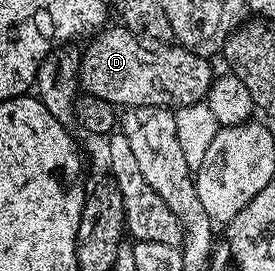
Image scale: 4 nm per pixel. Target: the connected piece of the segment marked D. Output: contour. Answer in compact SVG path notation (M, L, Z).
M122 26L106 27L88 41L85 53L80 53L79 88L82 93L89 93L95 98L106 99L116 105L138 108L139 106L155 106L176 110L191 104L200 104L206 99L209 88L215 77L215 70L204 56L180 46L161 46L158 52L152 52L148 43L142 42L136 35Z

